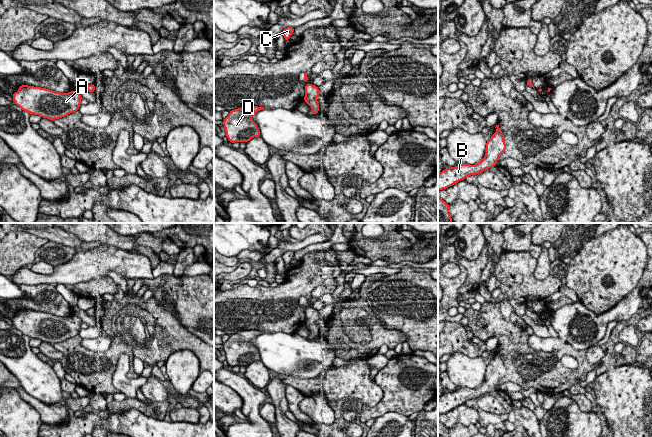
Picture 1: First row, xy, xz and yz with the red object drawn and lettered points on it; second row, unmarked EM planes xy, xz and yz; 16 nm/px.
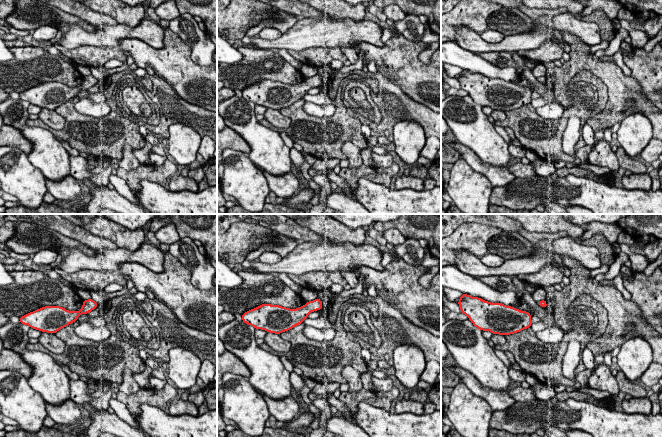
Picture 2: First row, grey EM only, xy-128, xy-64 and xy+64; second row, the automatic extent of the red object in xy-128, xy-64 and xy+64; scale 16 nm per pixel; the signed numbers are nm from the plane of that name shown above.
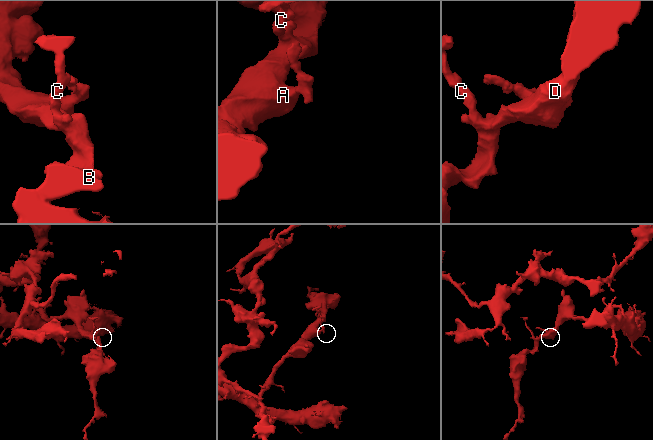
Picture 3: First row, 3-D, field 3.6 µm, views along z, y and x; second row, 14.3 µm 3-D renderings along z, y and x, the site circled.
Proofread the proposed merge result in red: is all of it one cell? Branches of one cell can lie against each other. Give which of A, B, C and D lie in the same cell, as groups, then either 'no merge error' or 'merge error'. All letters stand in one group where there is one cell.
groups A B C D; no merge error

